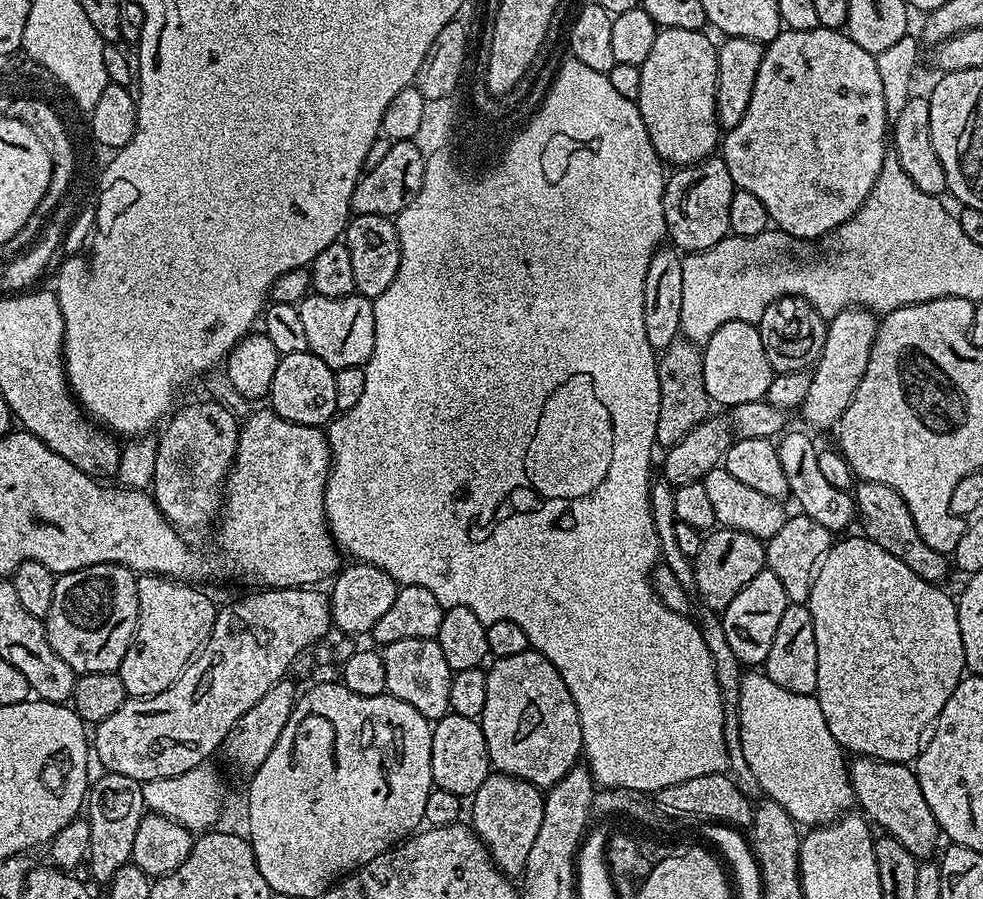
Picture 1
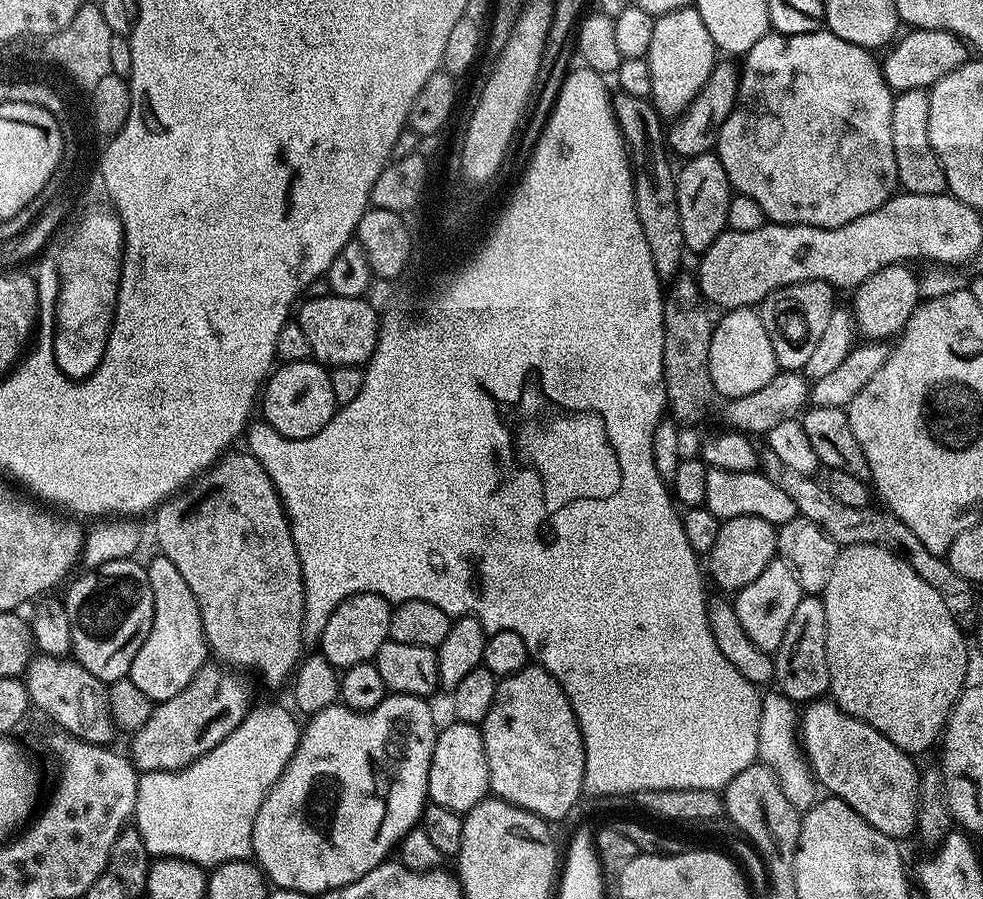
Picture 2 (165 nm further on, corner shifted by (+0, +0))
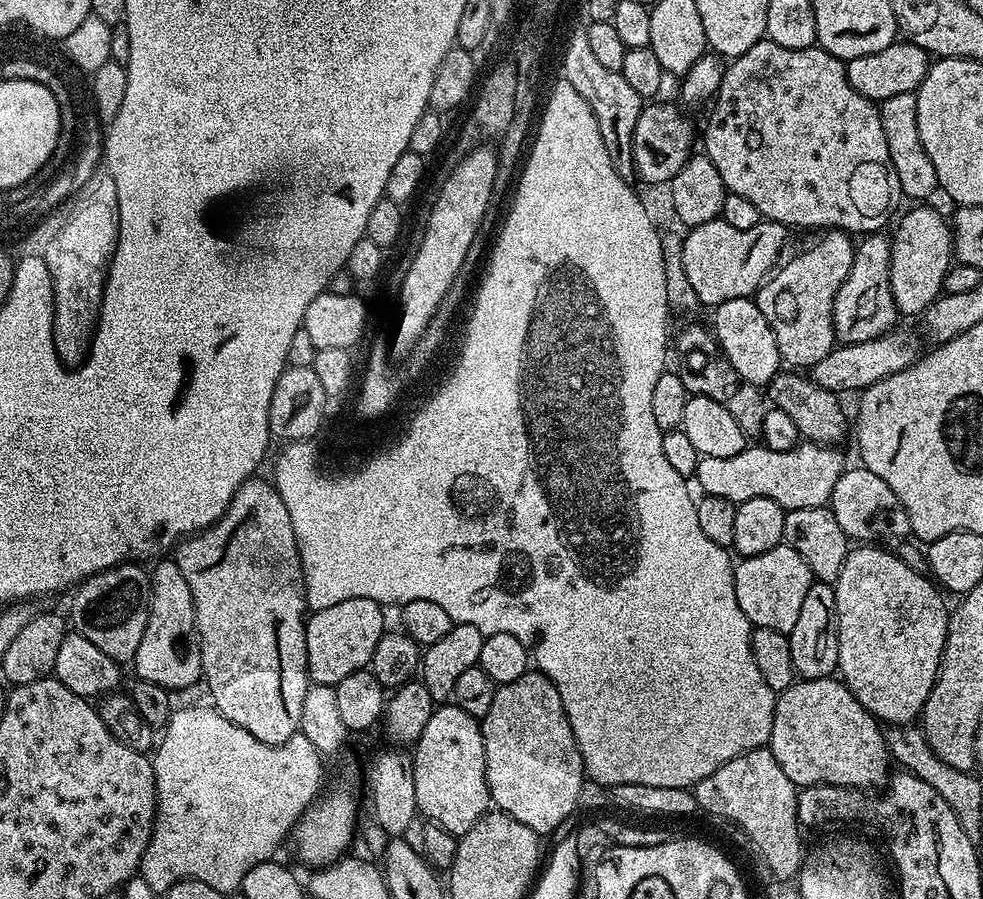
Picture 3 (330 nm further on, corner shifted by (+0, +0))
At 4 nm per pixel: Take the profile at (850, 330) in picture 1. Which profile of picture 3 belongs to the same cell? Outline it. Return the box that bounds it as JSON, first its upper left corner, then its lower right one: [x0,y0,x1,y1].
[890,206,954,317]

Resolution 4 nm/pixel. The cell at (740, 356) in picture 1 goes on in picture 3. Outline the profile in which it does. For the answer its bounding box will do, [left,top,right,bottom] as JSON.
[714,296,782,386]

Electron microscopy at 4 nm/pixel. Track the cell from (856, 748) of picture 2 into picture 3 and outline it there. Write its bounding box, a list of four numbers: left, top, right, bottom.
[770,676,890,790]

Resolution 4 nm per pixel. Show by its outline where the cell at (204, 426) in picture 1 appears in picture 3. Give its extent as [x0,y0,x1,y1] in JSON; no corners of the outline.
[174,479,310,744]

